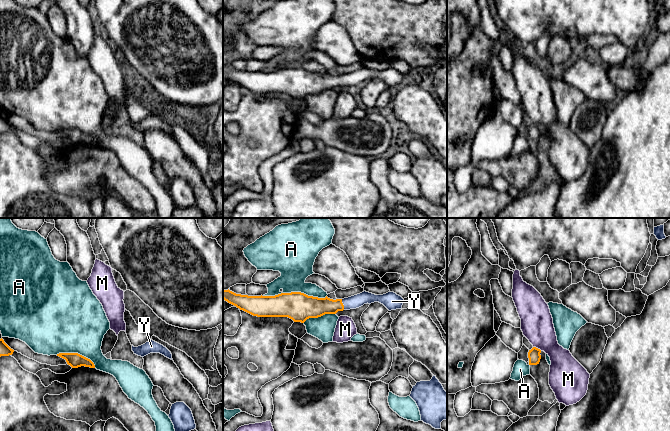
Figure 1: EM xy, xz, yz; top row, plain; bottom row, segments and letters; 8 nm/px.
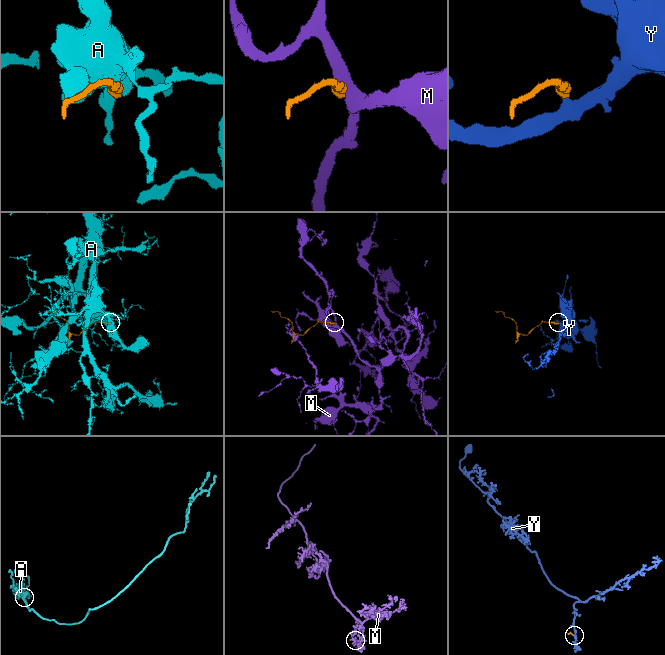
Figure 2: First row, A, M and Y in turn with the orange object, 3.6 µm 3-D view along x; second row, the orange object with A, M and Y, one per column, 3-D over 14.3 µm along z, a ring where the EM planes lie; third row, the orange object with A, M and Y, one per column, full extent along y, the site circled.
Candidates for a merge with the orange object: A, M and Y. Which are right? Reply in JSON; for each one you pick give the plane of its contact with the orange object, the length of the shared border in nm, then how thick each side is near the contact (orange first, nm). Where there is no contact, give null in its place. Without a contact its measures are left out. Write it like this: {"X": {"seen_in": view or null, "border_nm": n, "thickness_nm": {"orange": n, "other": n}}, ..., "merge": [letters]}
{"Y": {"seen_in": "xz", "border_nm": 90, "thickness_nm": {"orange": 180, "other": 110}}, "merge": ["Y"]}

